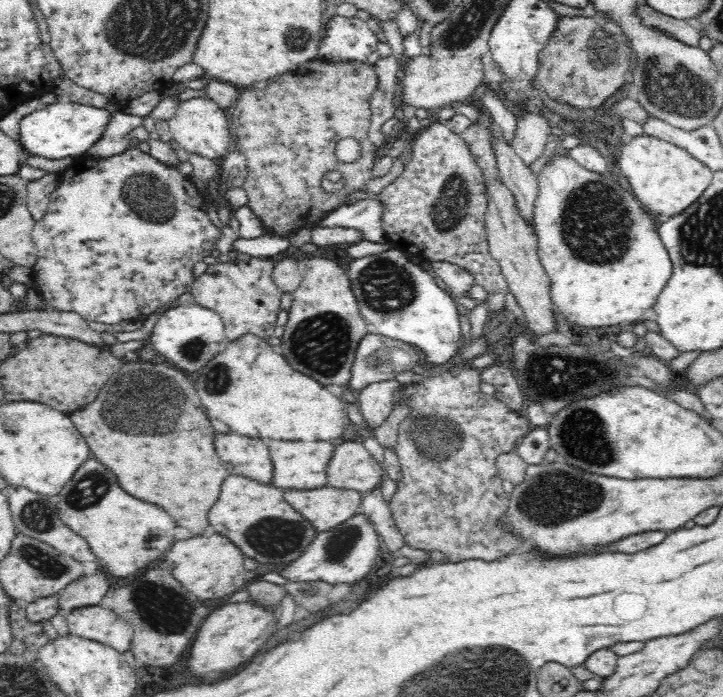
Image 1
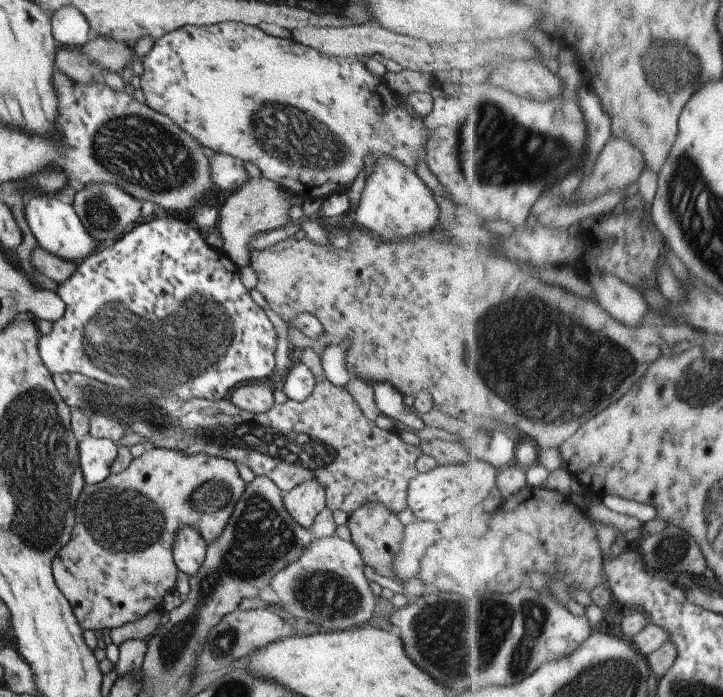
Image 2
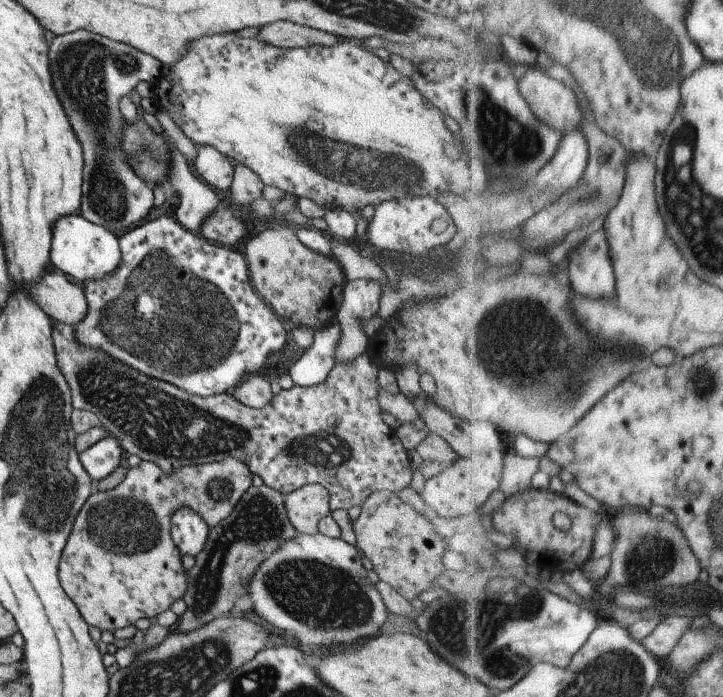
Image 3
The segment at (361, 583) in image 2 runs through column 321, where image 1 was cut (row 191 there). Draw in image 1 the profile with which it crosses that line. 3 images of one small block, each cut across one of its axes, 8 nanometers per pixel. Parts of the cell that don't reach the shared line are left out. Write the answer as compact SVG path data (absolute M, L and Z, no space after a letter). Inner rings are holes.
M555 155L537 173L539 191L533 208L534 228L537 232L537 253L541 267L550 279L553 308L569 322L584 328L604 328L623 322L636 324L646 310L654 307L660 290L672 274L672 262L658 238L654 224L654 246L640 246L652 240L652 224L642 204L626 192L614 177L580 166L570 156Z

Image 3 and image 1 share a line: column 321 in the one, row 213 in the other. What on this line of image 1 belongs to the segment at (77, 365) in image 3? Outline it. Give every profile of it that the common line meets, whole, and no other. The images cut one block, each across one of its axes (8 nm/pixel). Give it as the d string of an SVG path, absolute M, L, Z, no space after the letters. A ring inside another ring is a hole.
M437 120L416 132L404 172L374 197L382 201L382 229L394 248L404 253L422 254L431 261L448 261L472 274L501 274L500 265L491 257L487 243L485 214L488 199L485 191L482 169L476 164L468 145Z

